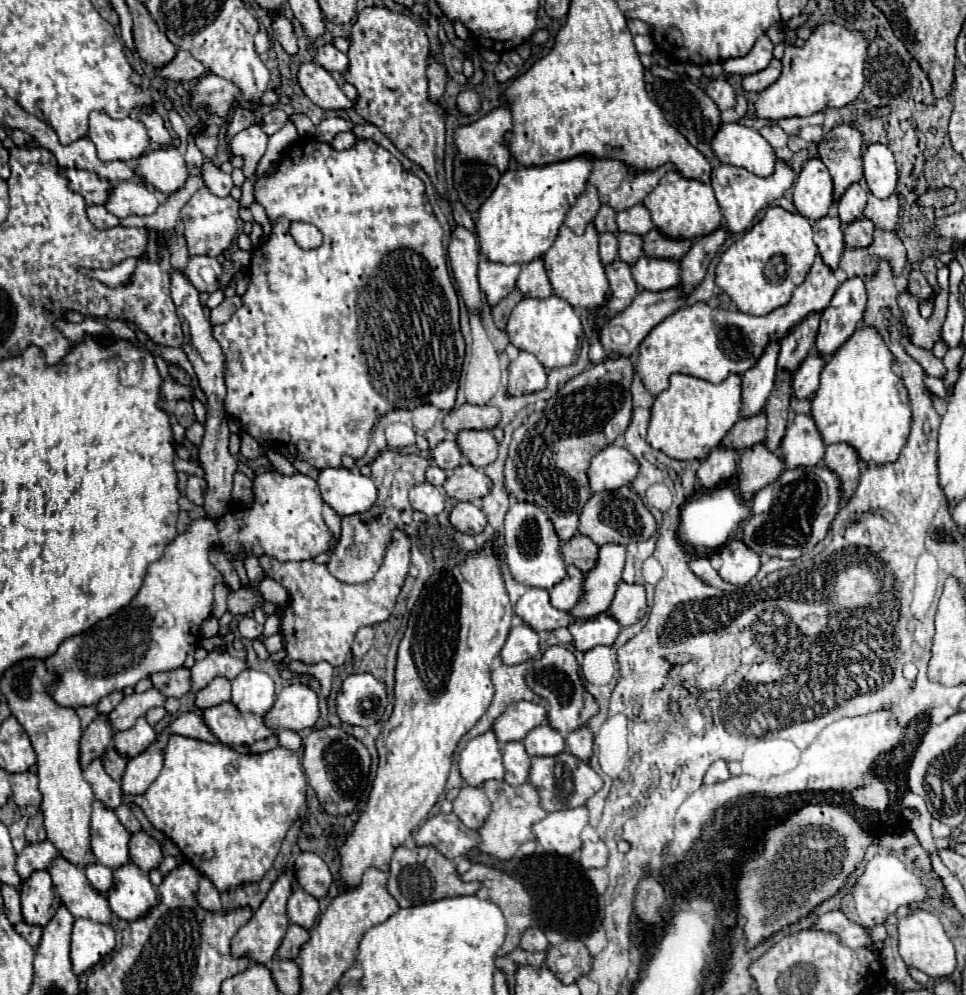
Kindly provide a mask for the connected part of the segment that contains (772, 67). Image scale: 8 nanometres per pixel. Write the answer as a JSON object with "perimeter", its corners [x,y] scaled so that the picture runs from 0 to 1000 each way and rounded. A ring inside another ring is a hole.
{"perimeter":[[[799,59],[797,65],[785,73],[778,73],[778,75],[772,75],[768,79],[768,87],[772,91],[791,91],[793,87],[797,87],[805,77],[807,77],[807,69],[810,69],[810,63],[805,59]]]}

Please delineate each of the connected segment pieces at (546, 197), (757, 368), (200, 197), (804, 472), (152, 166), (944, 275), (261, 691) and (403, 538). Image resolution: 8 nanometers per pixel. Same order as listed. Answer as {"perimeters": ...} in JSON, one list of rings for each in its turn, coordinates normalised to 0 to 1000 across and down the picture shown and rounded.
{"perimeters":[[[[596,156],[592,160],[584,160],[584,162],[578,162],[578,164],[526,170],[518,178],[516,188],[509,192],[509,196],[495,210],[493,234],[495,234],[495,240],[497,240],[497,254],[501,254],[507,262],[518,262],[518,264],[547,264],[551,260],[561,258],[565,254],[565,250],[578,238],[578,232],[580,232],[590,208],[605,194],[609,178],[613,174],[613,168],[615,168],[613,158]]],[[[797,343],[793,347],[793,353],[787,357],[785,365],[768,377],[768,419],[783,417],[791,411],[805,373],[803,371],[805,353],[807,345]]],[[[213,188],[205,190],[188,210],[190,236],[195,242],[197,256],[215,256],[226,258],[240,248],[240,242],[246,234],[246,208],[248,204],[242,198],[224,198]]],[[[853,463],[843,469],[812,471],[801,485],[781,497],[776,520],[768,528],[768,542],[787,558],[826,562],[828,558],[839,556],[843,548],[853,542],[870,512],[870,506],[870,481],[853,467]]],[[[166,148],[159,152],[151,152],[143,158],[143,166],[139,168],[139,176],[147,180],[151,188],[157,188],[166,194],[182,194],[190,188],[197,178],[197,170],[190,160],[193,148]]],[[[977,267],[970,272],[970,282],[973,292],[968,299],[967,315],[965,319],[957,321],[950,313],[950,305],[944,301],[942,294],[932,294],[930,296],[930,307],[938,323],[940,339],[948,349],[965,353],[967,345],[973,341],[973,331],[979,320],[982,297],[982,269]]],[[[255,672],[240,684],[240,707],[248,715],[275,719],[284,705],[284,684],[275,676]]],[[[414,532],[408,534],[406,546],[391,576],[385,584],[373,588],[356,588],[344,582],[337,568],[329,568],[325,564],[290,566],[273,558],[269,560],[269,568],[273,570],[275,578],[296,590],[300,598],[300,604],[294,610],[292,618],[292,640],[298,656],[294,664],[340,664],[342,668],[350,670],[362,656],[362,648],[373,630],[389,628],[406,618],[410,600],[414,598],[424,570],[424,540]]]]}

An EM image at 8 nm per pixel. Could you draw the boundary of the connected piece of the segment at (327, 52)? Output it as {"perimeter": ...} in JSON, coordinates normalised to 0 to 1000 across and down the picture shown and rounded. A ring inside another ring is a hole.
{"perimeter":[[[333,45],[327,53],[327,63],[337,67],[337,71],[350,71],[350,73],[358,73],[360,71],[360,55],[352,53],[346,45]]]}

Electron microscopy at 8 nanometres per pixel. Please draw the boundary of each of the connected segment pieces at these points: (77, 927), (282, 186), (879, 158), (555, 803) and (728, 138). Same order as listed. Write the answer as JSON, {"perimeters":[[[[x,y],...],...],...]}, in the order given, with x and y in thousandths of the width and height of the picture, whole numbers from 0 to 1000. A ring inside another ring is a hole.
{"perimeters":[[[[79,924],[75,932],[72,966],[75,976],[85,980],[118,954],[118,934],[93,924]]],[[[313,138],[308,140],[308,146],[302,148],[294,158],[292,162],[286,166],[286,172],[284,176],[280,178],[269,178],[265,182],[265,192],[263,192],[263,198],[265,202],[269,202],[275,210],[275,216],[277,220],[282,222],[282,236],[277,238],[275,244],[271,244],[269,248],[263,250],[263,256],[261,256],[261,262],[259,262],[259,284],[257,284],[257,290],[251,298],[251,309],[238,319],[238,323],[234,323],[232,327],[222,327],[222,339],[226,341],[226,345],[230,347],[232,351],[232,357],[234,357],[234,389],[236,389],[236,397],[234,397],[234,413],[242,419],[246,419],[253,427],[255,427],[255,433],[273,449],[280,449],[280,447],[286,447],[286,445],[302,445],[308,453],[308,461],[313,463],[319,463],[321,467],[325,467],[327,471],[337,471],[337,469],[352,469],[352,461],[354,457],[362,457],[364,461],[371,461],[375,457],[379,457],[379,451],[381,451],[381,443],[383,443],[383,435],[385,435],[385,429],[389,425],[391,419],[395,419],[398,415],[406,413],[406,411],[431,411],[435,407],[449,407],[458,413],[466,413],[470,409],[470,403],[472,403],[472,393],[474,393],[474,379],[476,379],[476,371],[478,371],[478,361],[480,361],[480,341],[478,341],[478,335],[476,335],[476,327],[474,327],[474,296],[472,296],[472,290],[466,282],[466,276],[464,276],[463,267],[463,252],[458,246],[458,228],[455,224],[451,222],[451,218],[447,214],[441,214],[439,212],[439,184],[424,172],[420,172],[416,168],[416,164],[402,152],[398,150],[395,146],[391,146],[389,142],[385,140],[371,140],[371,144],[364,148],[364,150],[356,150],[356,152],[346,152],[340,144],[331,144],[327,142],[325,138]],[[302,222],[317,222],[317,224],[323,224],[331,230],[333,234],[333,246],[327,248],[327,250],[313,250],[306,246],[306,242],[302,240],[298,228]]],[[[903,144],[894,150],[894,182],[903,196],[917,200],[928,190],[930,170],[923,152],[913,144]]],[[[588,755],[576,759],[576,761],[553,761],[551,773],[549,773],[549,787],[557,793],[559,803],[561,803],[559,807],[565,815],[600,811],[623,791],[621,779],[609,767],[596,763]]],[[[747,124],[735,148],[745,164],[770,168],[785,178],[795,178],[801,172],[801,150],[783,130],[768,124]]]]}

